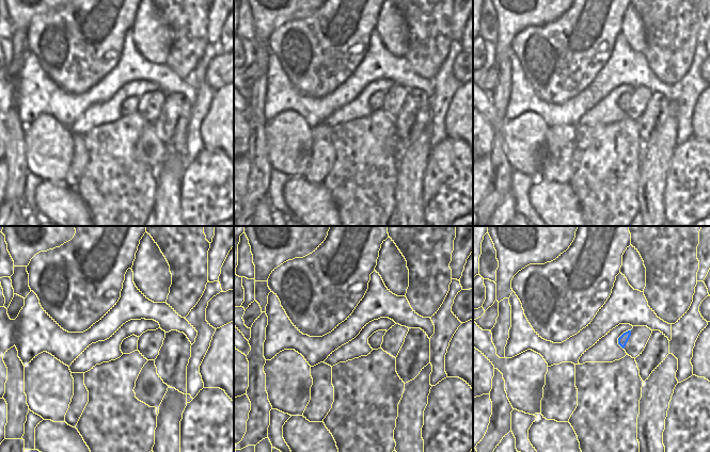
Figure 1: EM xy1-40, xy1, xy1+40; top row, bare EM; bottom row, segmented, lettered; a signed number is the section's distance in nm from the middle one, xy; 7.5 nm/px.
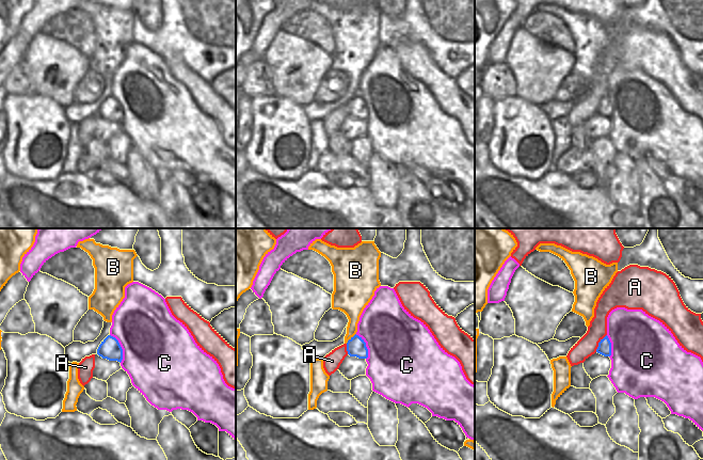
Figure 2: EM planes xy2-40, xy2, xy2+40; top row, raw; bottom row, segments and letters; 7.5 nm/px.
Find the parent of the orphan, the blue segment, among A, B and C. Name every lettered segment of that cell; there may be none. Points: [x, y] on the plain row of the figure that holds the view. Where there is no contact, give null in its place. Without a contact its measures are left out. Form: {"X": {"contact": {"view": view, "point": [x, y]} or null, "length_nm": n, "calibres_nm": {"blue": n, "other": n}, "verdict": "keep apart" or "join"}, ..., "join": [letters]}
{"A": {"contact": {"view": "xy2+40", "point": [598, 104]}, "length_nm": 160, "calibres_nm": {"blue": 100, "other": 150}, "verdict": "keep apart"}, "B": {"contact": {"view": "xy2", "point": [351, 99]}, "length_nm": 110, "calibres_nm": {"blue": 140, "other": 170}, "verdict": "keep apart"}, "C": {"contact": {"view": "xy2-40", "point": [121, 109]}, "length_nm": 240, "calibres_nm": {"blue": 160, "other": 480}, "verdict": "keep apart"}, "join": []}

